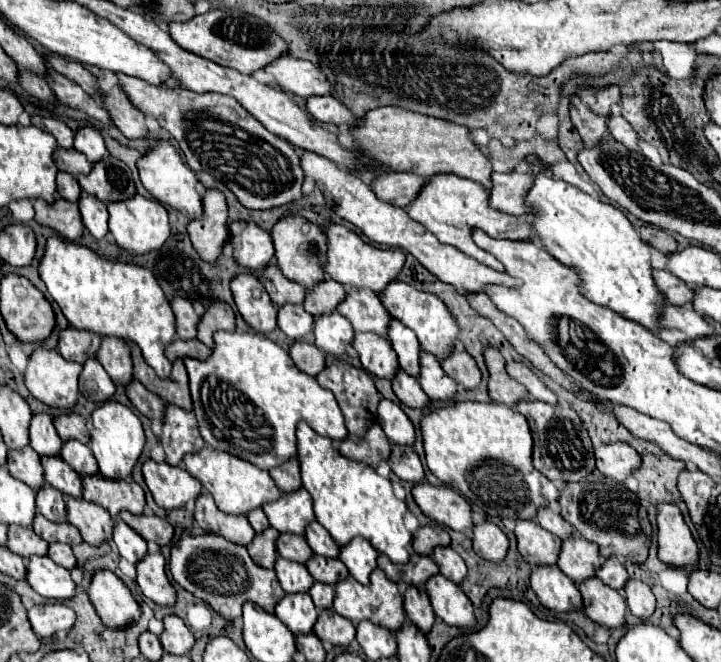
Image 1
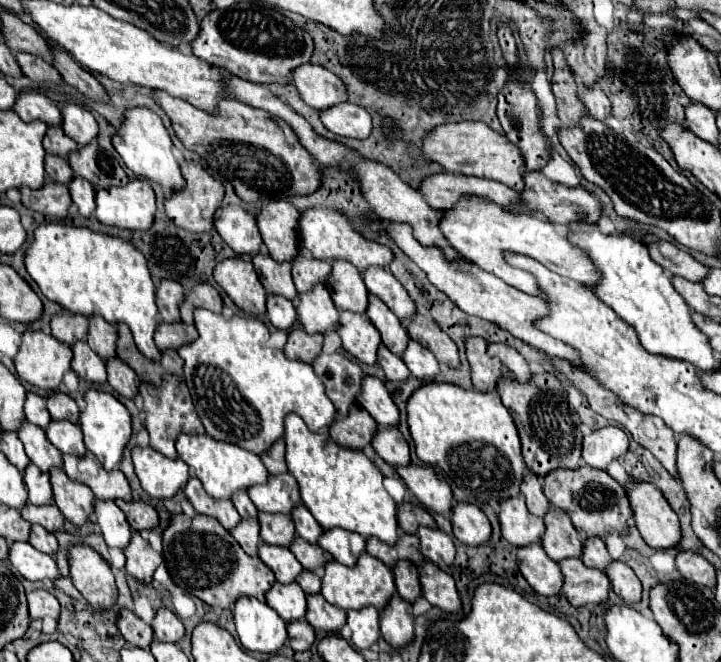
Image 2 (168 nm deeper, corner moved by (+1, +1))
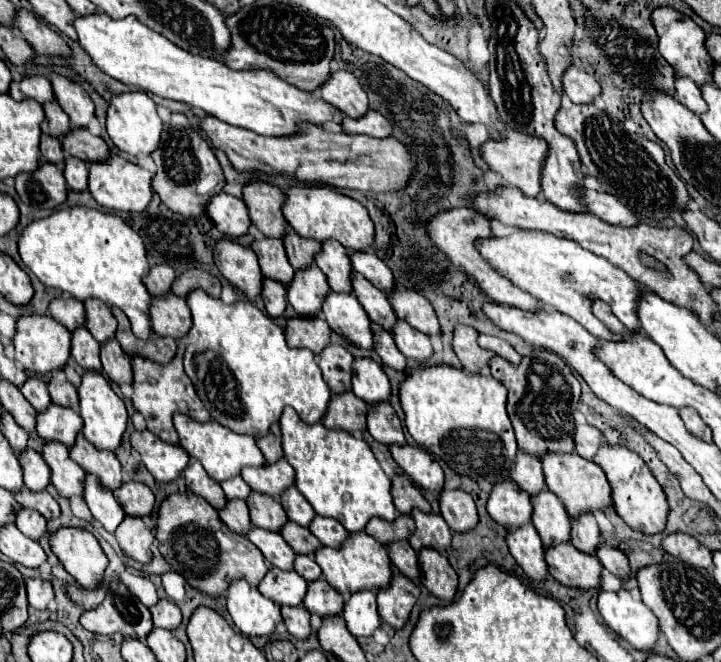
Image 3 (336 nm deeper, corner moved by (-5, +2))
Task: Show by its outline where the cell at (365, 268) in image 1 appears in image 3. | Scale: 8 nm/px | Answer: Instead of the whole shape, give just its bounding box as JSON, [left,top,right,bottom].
[283,186,373,250]

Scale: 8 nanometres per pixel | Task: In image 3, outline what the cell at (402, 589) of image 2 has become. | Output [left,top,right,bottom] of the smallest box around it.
[387,540,419,580]

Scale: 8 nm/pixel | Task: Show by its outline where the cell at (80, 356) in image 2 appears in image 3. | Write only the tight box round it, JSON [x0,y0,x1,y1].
[71,326,101,370]

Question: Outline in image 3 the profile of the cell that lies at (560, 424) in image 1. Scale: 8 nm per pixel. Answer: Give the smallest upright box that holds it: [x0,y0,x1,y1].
[489,348,579,456]

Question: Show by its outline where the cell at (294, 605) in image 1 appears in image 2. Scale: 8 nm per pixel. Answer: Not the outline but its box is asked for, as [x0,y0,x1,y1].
[267,583,307,621]

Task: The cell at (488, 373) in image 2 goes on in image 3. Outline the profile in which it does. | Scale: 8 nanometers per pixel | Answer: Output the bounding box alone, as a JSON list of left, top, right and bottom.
[453,326,495,374]

